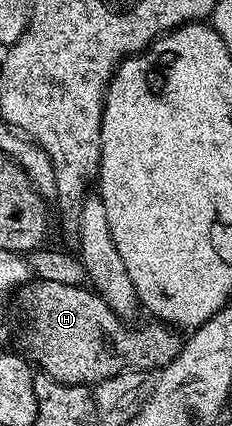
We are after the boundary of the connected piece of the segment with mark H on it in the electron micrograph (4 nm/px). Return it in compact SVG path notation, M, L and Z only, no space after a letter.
M34 279L17 290L16 301L17 297L23 311L26 312L26 330L22 333L23 347L21 346L26 360L31 366L37 367L41 372L65 385L93 387L112 375L120 375L133 369L161 371L182 351L184 337L177 328L157 319L147 320L147 325L134 326L136 324L118 317L116 311L90 287Z

